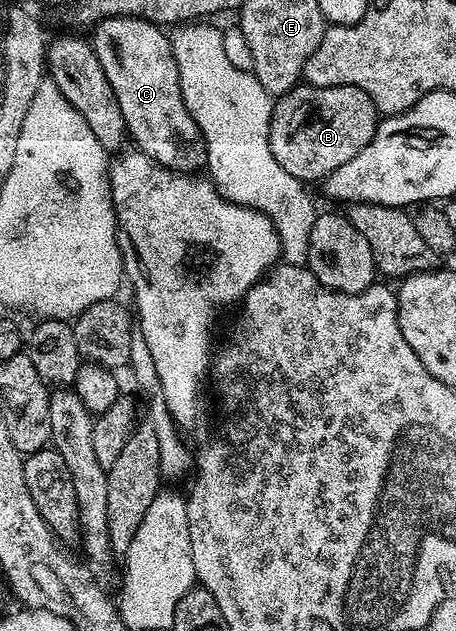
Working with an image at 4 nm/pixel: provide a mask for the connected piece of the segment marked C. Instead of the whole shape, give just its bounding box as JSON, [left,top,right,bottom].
[94,17,209,174]

